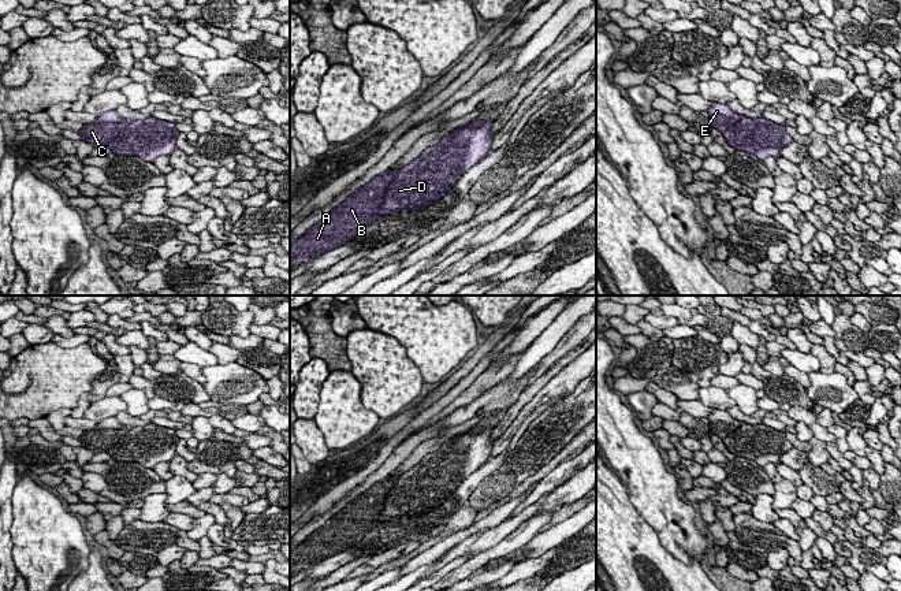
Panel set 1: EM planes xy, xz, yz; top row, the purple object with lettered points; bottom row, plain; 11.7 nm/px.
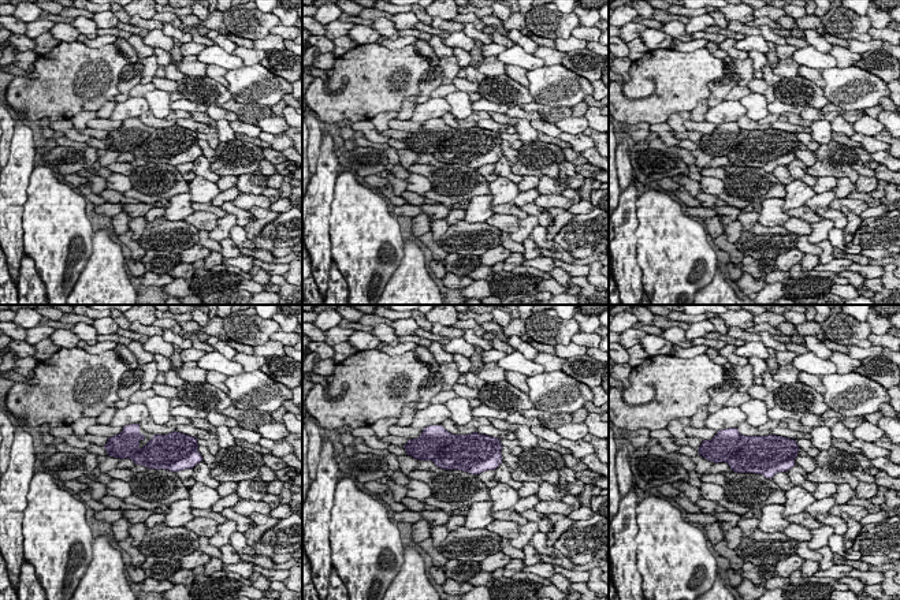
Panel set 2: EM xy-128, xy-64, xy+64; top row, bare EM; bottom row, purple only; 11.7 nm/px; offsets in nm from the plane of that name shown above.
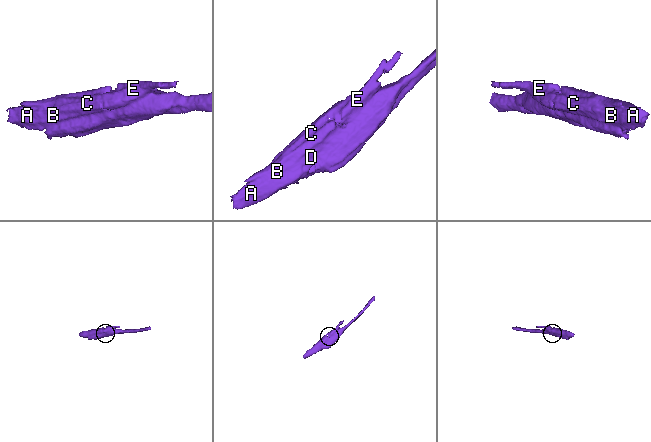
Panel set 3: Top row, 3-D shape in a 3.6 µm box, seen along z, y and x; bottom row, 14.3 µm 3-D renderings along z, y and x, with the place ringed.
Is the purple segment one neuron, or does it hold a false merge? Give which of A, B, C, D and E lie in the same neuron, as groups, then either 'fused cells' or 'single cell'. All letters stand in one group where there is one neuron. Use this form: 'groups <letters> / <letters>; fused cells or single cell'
groups A B C E / D; fused cells

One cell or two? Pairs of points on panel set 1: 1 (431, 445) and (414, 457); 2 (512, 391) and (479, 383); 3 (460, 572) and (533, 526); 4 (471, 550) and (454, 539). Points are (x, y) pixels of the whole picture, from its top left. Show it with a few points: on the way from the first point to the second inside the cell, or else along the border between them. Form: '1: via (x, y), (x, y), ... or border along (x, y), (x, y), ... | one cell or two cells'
1: via (427, 446), (419, 453) | one cell
2: border along (506, 376), (465, 405) | two cells
3: via (477, 561), (516, 539) | one cell
4: border along (488, 527), (464, 539), (446, 554) | two cells

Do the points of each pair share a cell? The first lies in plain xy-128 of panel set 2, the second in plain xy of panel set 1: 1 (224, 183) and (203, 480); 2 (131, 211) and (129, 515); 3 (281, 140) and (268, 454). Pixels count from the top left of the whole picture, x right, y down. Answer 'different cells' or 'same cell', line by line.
1: same cell
2: different cells
3: different cells

